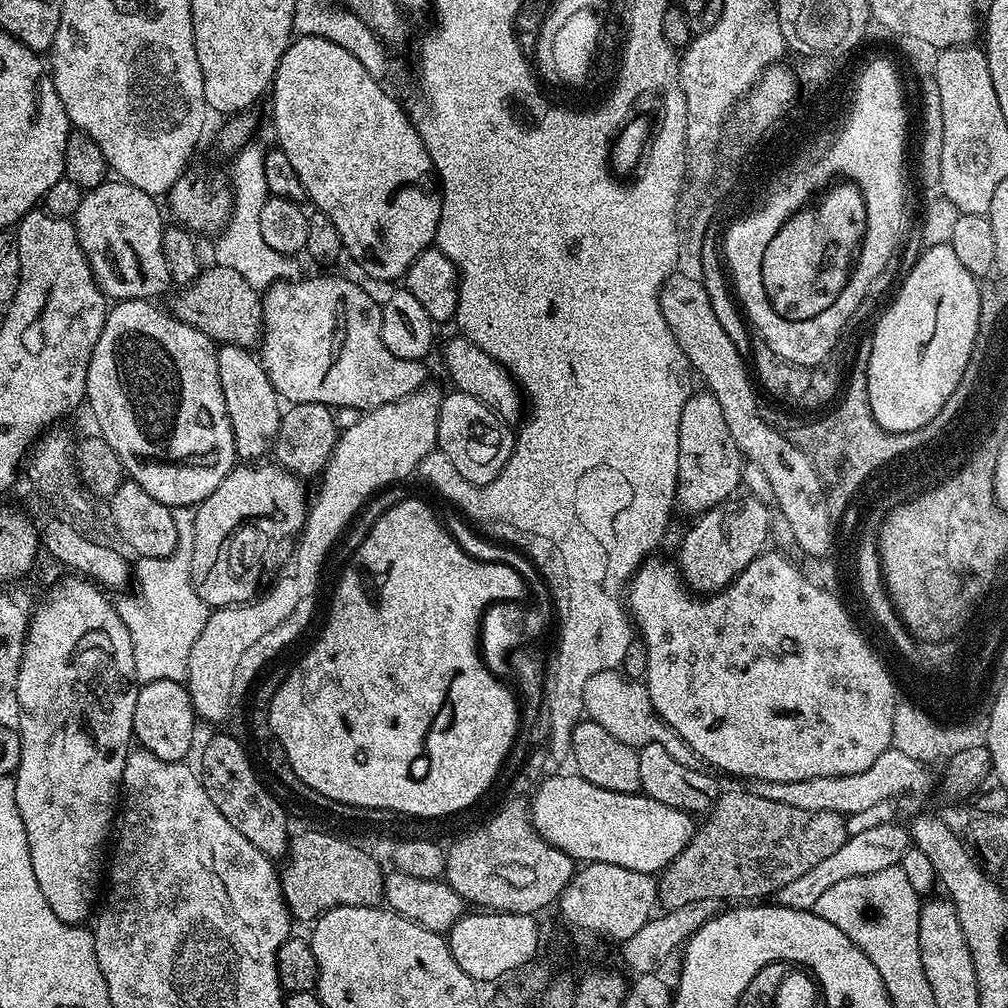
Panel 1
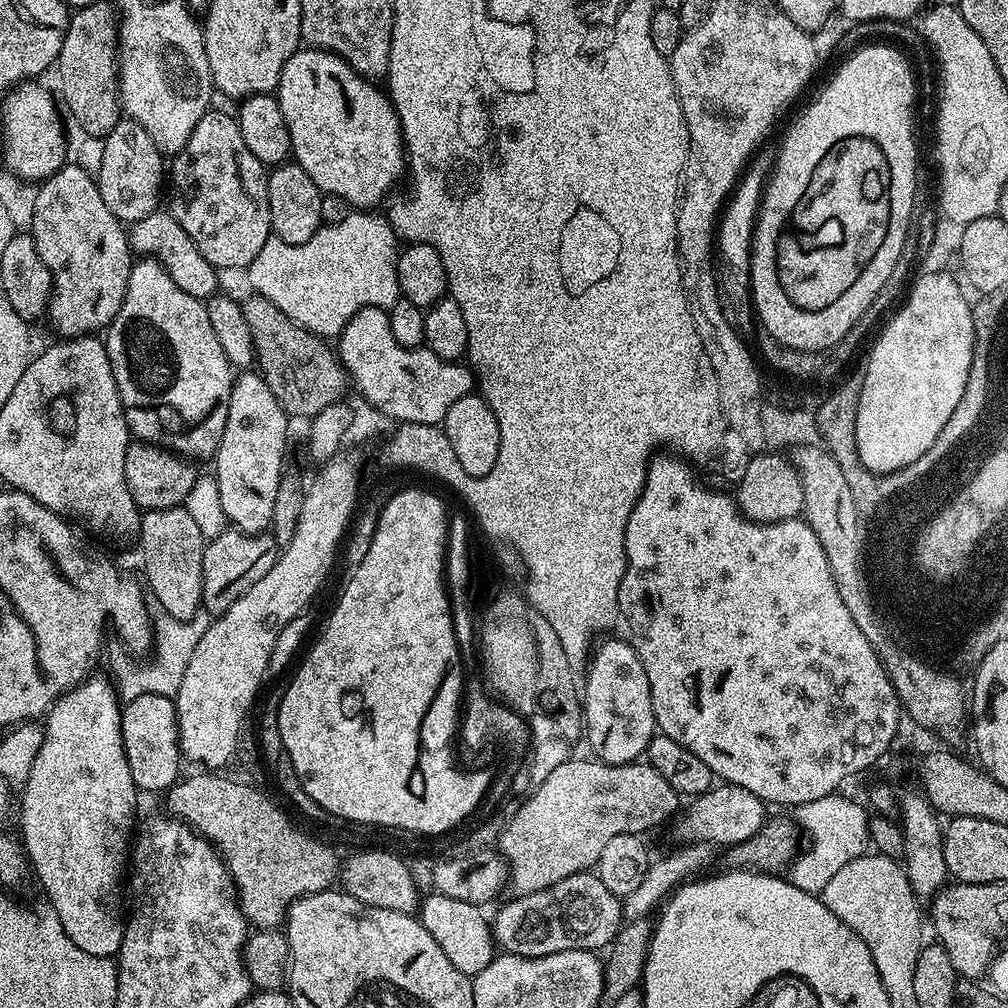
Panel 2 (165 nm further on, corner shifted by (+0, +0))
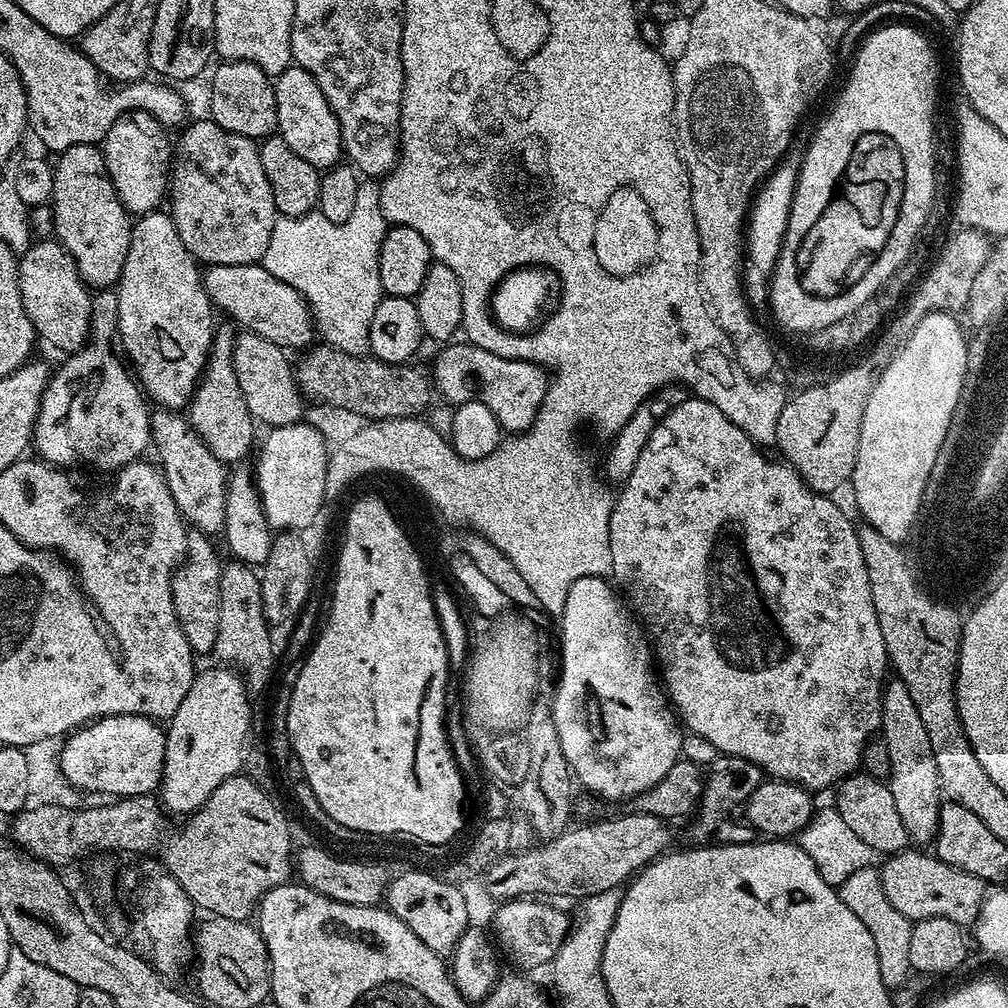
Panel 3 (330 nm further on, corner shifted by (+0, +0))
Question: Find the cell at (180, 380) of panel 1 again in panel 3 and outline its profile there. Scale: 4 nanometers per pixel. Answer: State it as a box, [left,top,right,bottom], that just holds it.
[118,210,214,410]

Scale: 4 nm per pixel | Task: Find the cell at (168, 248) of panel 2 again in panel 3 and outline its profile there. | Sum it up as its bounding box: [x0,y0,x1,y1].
[203,263,314,350]

